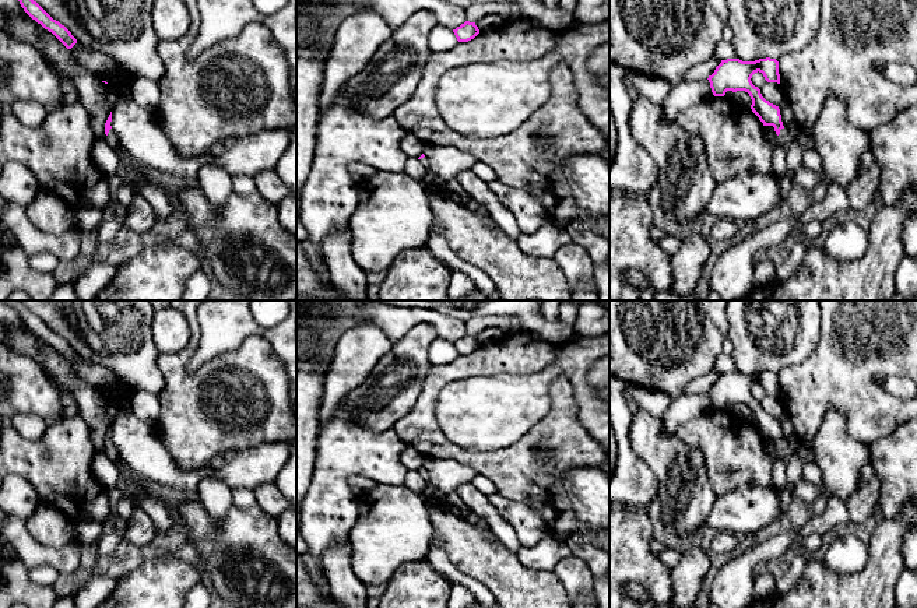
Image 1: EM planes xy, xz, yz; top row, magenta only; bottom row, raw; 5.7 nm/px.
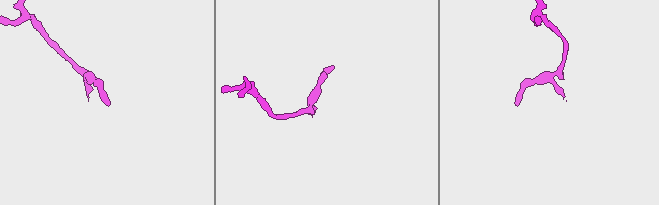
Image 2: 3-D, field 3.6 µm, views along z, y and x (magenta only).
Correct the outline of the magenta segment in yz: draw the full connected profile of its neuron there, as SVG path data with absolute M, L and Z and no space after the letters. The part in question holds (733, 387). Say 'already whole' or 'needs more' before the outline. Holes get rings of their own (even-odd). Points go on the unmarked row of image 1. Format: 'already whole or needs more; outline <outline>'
needs more; outline M770 370L755 375L742 375L739 372L721 373L707 393L714 410L724 410L727 404L748 405L752 412L752 425L759 430L763 439L774 440L781 460L788 464L790 451L783 439L779 419L766 414L760 403L751 394L752 389L758 384L763 387L767 396L780 397L779 375Z

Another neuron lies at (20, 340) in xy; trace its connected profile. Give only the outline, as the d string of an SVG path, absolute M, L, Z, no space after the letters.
M3 324L6 330L6 341L3 342L11 351L32 358L39 365L42 363L41 338L25 327L11 327Z

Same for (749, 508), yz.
M744 484L717 498L706 526L714 531L755 534L783 513L776 488Z

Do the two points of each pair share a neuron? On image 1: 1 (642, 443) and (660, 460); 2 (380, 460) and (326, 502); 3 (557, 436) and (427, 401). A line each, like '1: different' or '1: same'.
1: same
2: same
3: same

